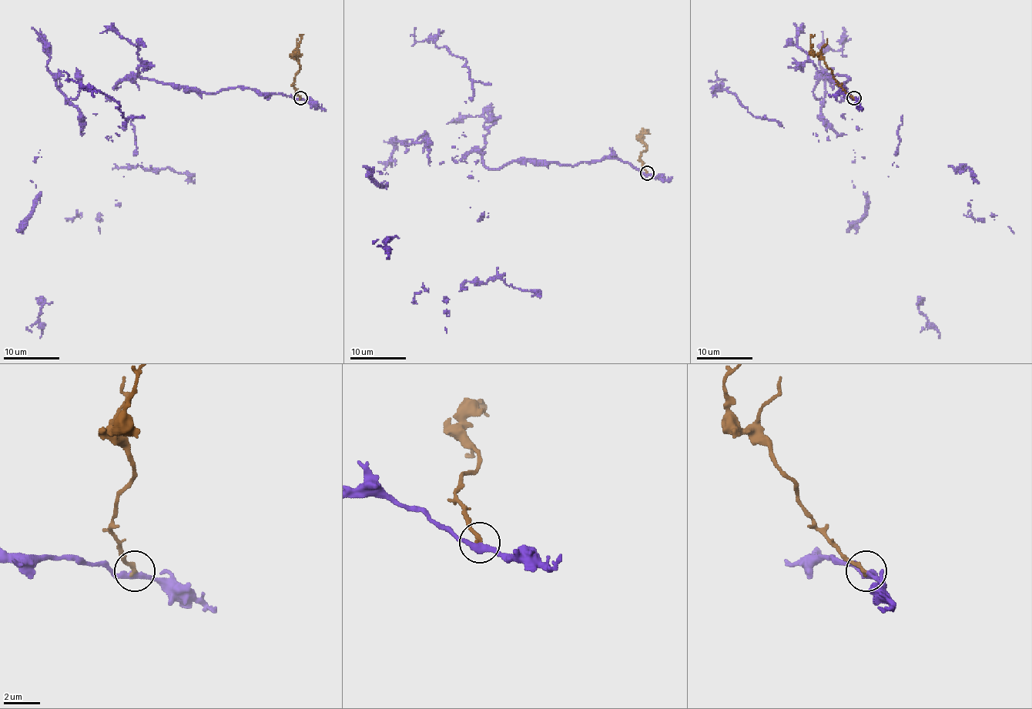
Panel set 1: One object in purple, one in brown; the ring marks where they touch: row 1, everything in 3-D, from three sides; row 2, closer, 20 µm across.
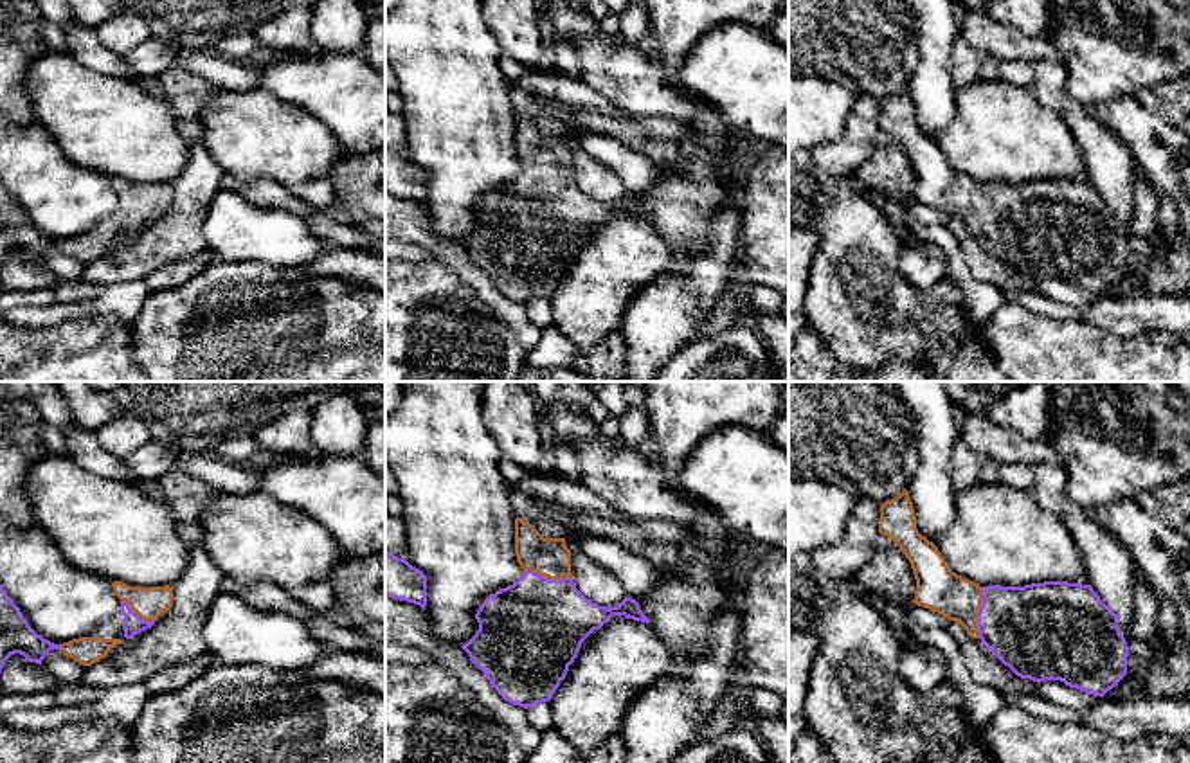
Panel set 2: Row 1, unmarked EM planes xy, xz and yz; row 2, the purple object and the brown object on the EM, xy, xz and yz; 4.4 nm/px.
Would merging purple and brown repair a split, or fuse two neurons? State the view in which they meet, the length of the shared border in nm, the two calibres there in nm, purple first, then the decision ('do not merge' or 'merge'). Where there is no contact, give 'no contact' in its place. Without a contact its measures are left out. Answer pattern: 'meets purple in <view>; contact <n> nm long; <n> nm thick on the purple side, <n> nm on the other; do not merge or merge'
meets purple in yz; contact 240 nm long; 380 nm thick on the purple side, 200 nm on the other; merge

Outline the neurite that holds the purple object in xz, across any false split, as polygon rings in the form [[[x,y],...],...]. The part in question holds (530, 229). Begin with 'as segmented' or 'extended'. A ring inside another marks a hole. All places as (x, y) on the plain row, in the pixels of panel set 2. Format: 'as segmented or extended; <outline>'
extended; [[[522,115],[515,151],[524,171],[484,196],[479,227],[461,245],[506,299],[527,306],[553,295],[581,239],[612,212],[648,214],[632,194],[610,205],[587,196],[572,178],[565,135],[544,135]]]

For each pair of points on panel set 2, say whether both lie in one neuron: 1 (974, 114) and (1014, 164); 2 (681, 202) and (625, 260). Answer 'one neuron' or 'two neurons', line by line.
1: one neuron
2: two neurons

